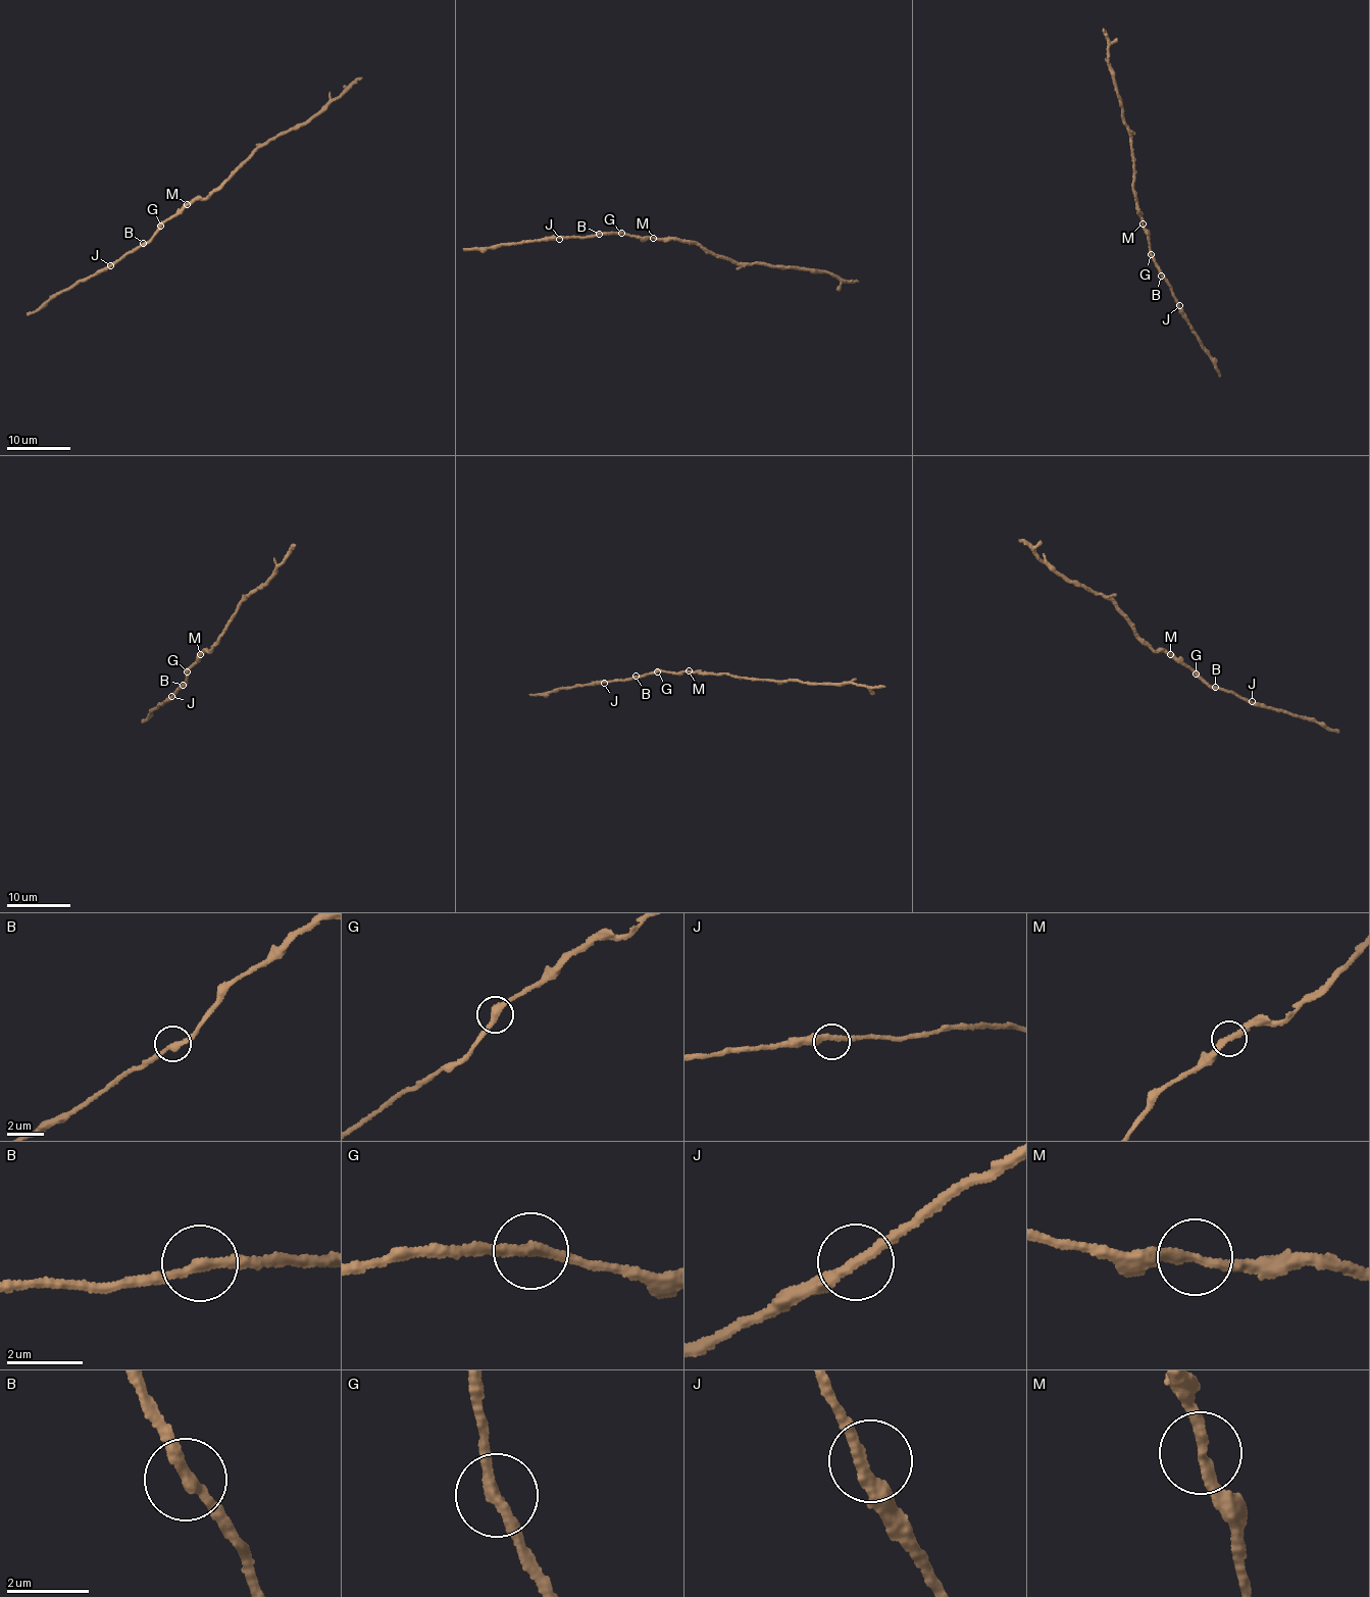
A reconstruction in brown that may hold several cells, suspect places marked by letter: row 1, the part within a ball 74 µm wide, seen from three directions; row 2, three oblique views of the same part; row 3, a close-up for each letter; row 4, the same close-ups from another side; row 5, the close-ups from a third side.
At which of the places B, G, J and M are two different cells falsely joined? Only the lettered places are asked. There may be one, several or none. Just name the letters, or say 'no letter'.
M

